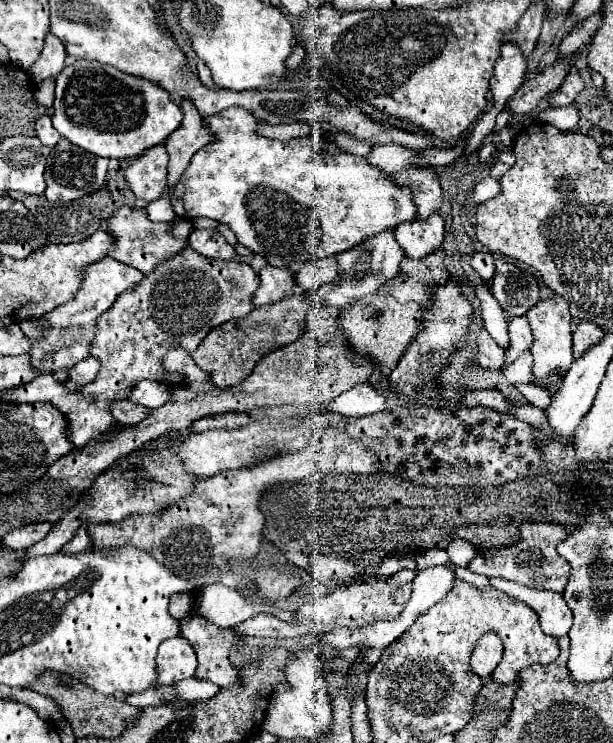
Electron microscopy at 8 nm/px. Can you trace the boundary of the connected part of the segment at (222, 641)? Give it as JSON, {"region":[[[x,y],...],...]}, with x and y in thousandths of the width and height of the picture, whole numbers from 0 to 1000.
{"region":[[[310,826],[307,832],[294,834],[294,840],[307,840],[294,843],[294,851],[307,864],[323,869],[323,899],[316,910],[359,926],[382,921],[388,915],[388,904],[369,888],[369,872],[388,861],[385,851],[378,845],[356,845],[323,826]]]}

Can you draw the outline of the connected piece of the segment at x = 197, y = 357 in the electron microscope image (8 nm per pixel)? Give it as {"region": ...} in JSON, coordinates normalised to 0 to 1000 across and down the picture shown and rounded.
{"region":[[[483,393],[480,398],[440,412],[421,412],[398,431],[375,431],[362,439],[352,439],[352,444],[346,444],[330,458],[313,482],[333,501],[339,501],[339,506],[346,509],[346,514],[352,514],[356,522],[388,520],[401,506],[408,506],[421,485],[427,485],[444,471],[480,460],[489,450],[499,447],[502,417],[506,406],[496,406],[493,393]]]}

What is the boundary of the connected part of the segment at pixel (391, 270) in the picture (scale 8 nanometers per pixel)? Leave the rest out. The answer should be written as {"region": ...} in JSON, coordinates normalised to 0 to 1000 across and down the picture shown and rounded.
{"region":[[[639,312],[613,315],[610,320],[591,326],[587,331],[551,342],[548,353],[551,353],[555,374],[548,374],[548,380],[542,380],[535,385],[522,385],[515,390],[506,390],[502,401],[506,401],[509,412],[555,415],[555,420],[558,420],[574,406],[581,406],[581,404],[587,404],[587,401],[594,401],[600,396],[610,396],[626,380],[643,374],[649,369],[649,358],[653,358],[656,347],[659,347],[659,336],[653,336],[653,328],[646,326]]]}

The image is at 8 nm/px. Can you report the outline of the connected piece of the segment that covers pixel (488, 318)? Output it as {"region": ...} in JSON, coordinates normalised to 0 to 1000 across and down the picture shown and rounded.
{"region":[[[780,385],[773,390],[773,396],[783,404],[783,420],[786,420],[790,441],[809,458],[809,463],[819,471],[825,471],[832,466],[832,458],[829,458],[829,425],[819,420],[816,409],[803,401],[796,385]]]}

